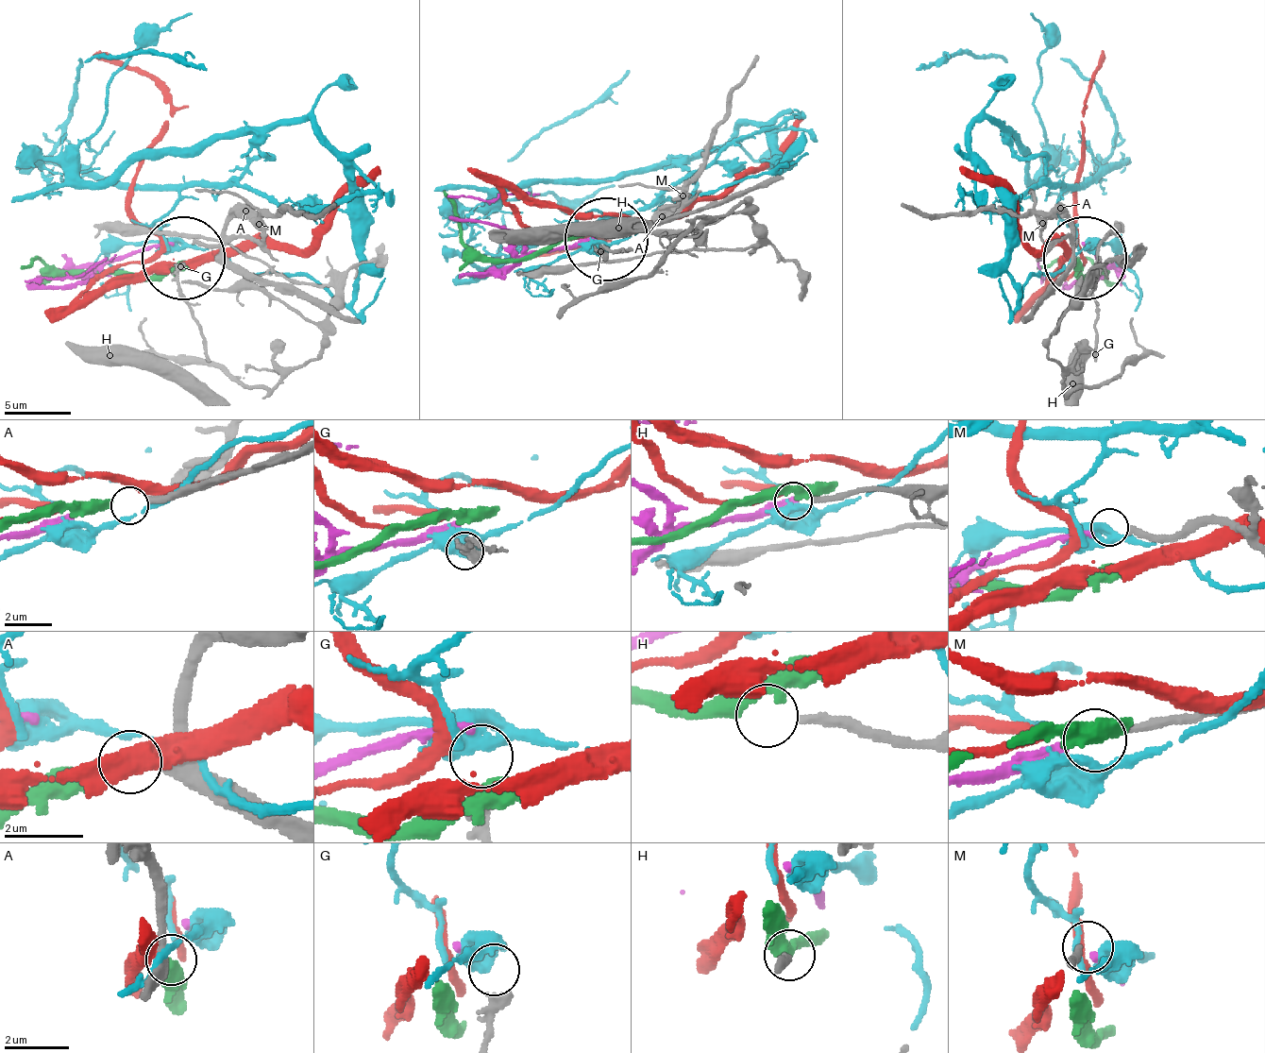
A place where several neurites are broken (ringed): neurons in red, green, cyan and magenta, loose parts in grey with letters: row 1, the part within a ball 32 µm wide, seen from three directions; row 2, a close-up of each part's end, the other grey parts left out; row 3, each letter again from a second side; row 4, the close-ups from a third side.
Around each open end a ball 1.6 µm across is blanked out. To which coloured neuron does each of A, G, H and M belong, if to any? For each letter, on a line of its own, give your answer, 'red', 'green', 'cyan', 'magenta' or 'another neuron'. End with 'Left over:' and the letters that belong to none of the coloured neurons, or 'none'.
A: green
G: another neuron
H: another neuron
M: magenta
Left over: G, H

